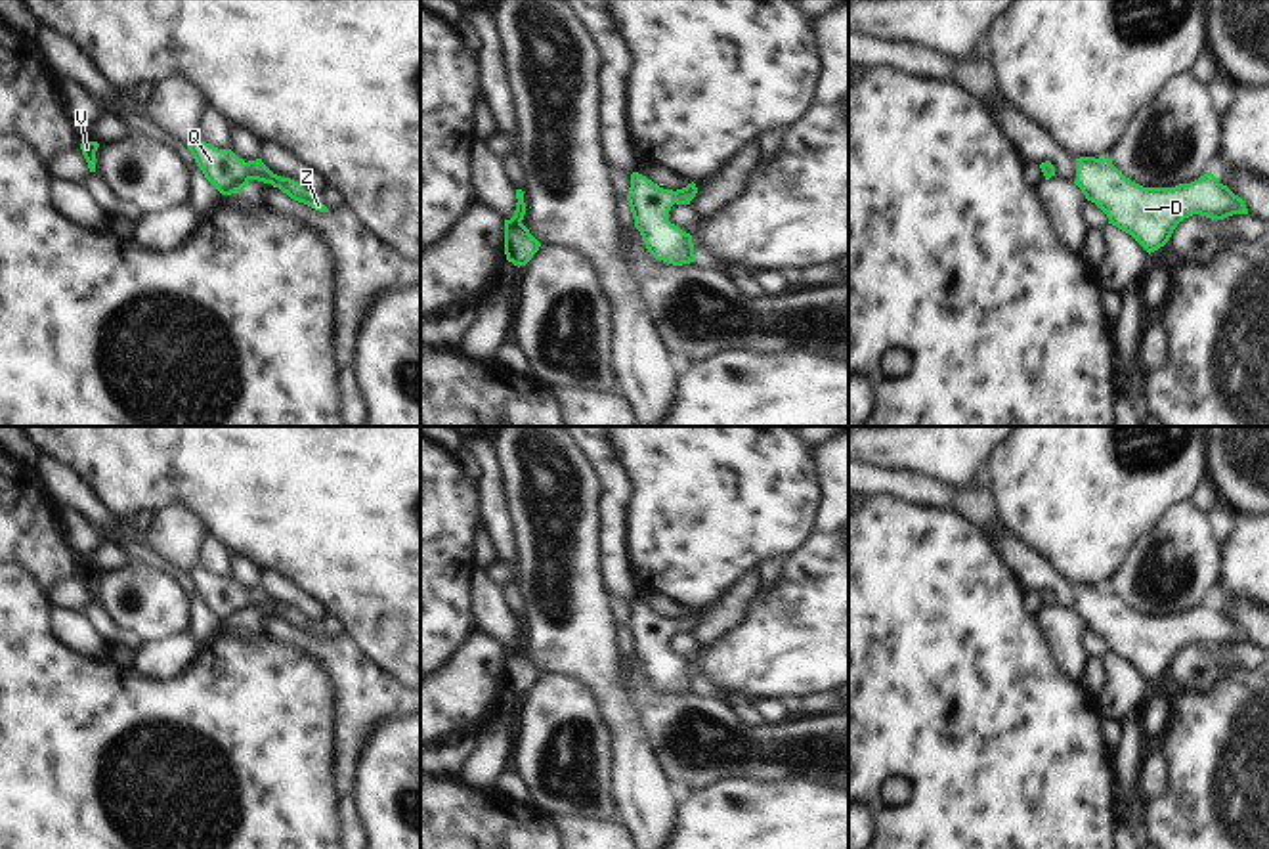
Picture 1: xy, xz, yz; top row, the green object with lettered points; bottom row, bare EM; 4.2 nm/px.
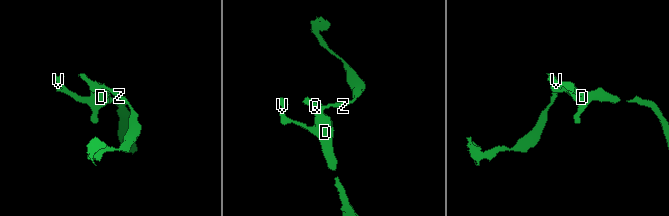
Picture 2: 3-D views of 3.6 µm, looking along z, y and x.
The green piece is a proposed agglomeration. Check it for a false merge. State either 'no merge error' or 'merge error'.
no merge error

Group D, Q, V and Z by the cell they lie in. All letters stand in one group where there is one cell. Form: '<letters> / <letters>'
D Q V Z

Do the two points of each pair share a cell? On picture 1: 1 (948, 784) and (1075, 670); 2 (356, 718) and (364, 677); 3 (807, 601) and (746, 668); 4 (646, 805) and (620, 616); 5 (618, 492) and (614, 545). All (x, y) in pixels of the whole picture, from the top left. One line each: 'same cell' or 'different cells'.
1: different cells
2: same cell
3: same cell
4: different cells
5: same cell

